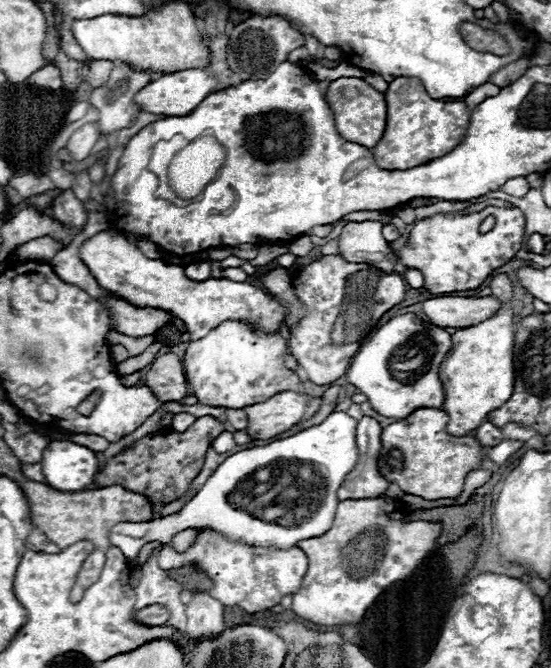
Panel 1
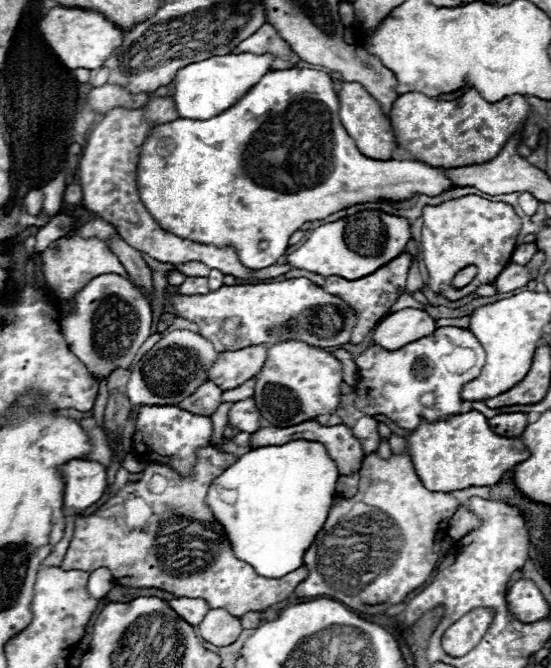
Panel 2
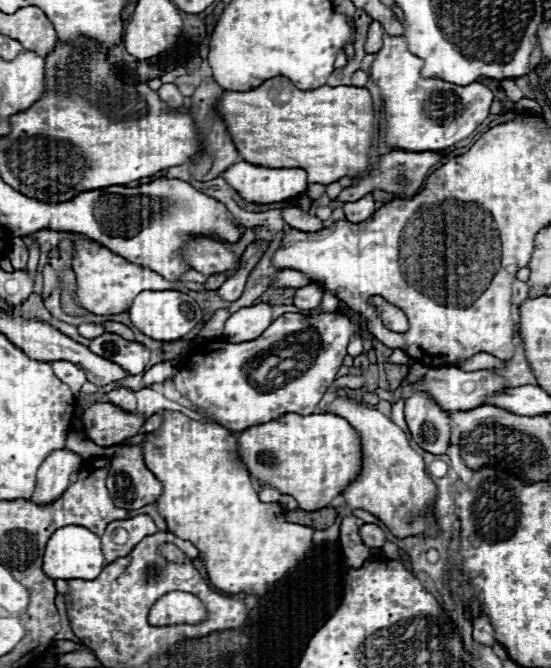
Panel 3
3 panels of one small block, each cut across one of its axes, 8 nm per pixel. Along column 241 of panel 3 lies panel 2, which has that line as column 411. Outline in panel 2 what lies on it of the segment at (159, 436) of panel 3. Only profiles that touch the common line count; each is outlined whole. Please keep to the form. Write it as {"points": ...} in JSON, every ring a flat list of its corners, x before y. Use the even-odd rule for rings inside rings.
{"points":[[376,452,368,454,360,472,358,494,352,498,340,498,336,504,338,506,330,510,326,524,322,526,314,544,304,556,304,564,308,566,308,578,296,586,294,594,298,598,334,598,358,612,364,612,366,606,372,608,374,604,400,604,410,592,414,592,430,580,434,566,438,564,442,528,448,528,448,520,458,510,458,500,452,494,430,492,428,488,424,488,424,484,414,472,408,452,392,454,388,460,380,458],[354,504,364,504,368,506,368,510,362,518,356,516,348,520,348,514,354,508]]}

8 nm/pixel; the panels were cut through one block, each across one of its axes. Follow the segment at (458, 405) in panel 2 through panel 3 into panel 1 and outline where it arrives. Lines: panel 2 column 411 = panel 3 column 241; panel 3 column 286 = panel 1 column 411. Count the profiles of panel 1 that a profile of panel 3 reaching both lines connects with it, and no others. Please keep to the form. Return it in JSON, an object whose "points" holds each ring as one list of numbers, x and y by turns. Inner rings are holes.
{"points":[[402,314,380,326,364,342,346,372,346,380,368,396,372,408,386,416,402,420,418,408,442,408,444,390,438,380,438,368,450,352,450,334,432,326,416,314]]}

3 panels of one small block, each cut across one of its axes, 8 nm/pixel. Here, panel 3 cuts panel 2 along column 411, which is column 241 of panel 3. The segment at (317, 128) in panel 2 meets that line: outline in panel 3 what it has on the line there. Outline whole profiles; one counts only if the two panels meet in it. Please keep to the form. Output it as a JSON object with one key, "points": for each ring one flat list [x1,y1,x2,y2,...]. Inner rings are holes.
{"points":[[236,162,222,172,222,178,246,200,254,204,282,202,308,188,302,168,264,168,250,162]]}

